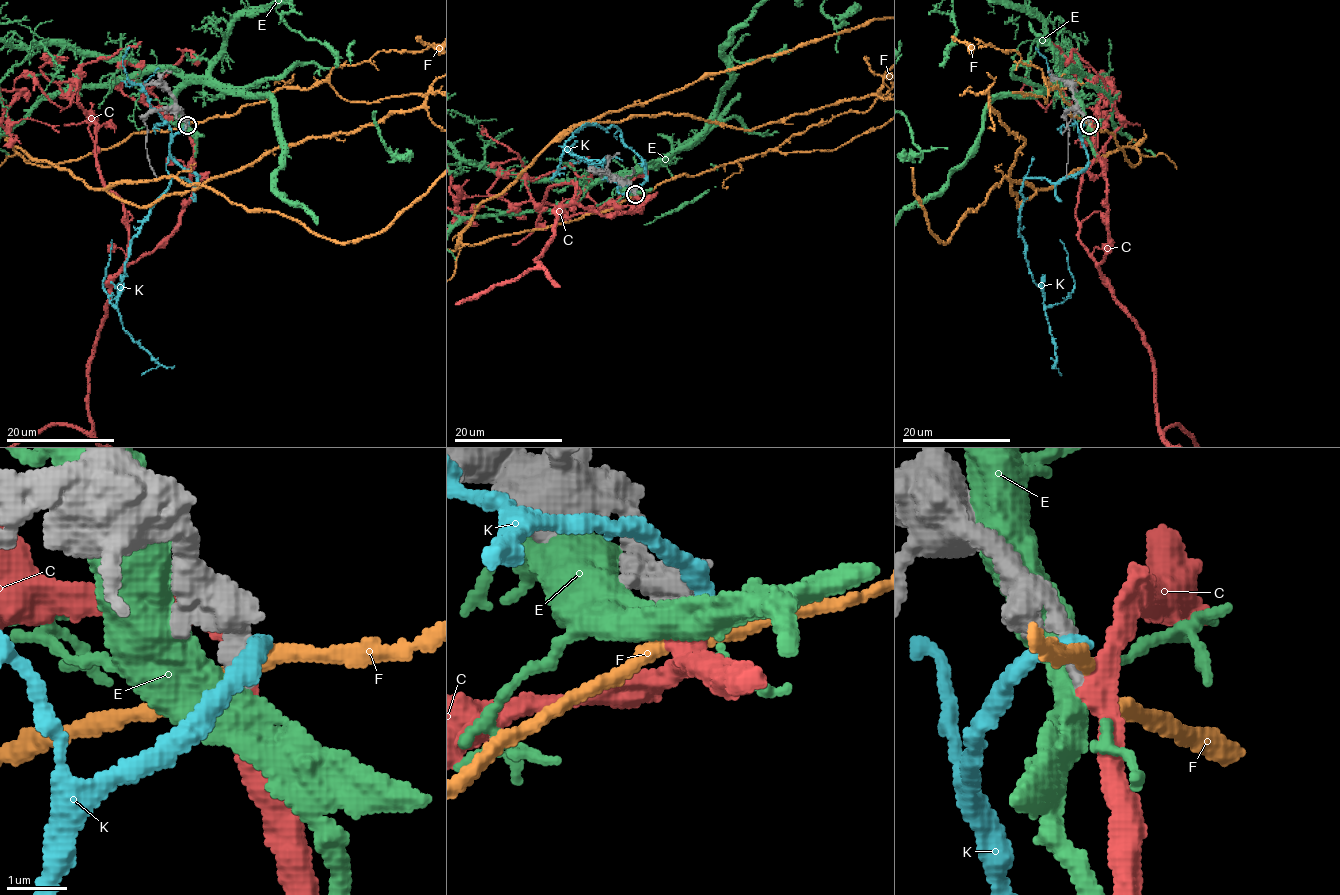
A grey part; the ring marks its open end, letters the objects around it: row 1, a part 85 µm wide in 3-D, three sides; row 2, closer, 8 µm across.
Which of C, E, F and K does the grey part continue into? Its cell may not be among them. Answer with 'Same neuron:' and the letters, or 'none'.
Same neuron: C

